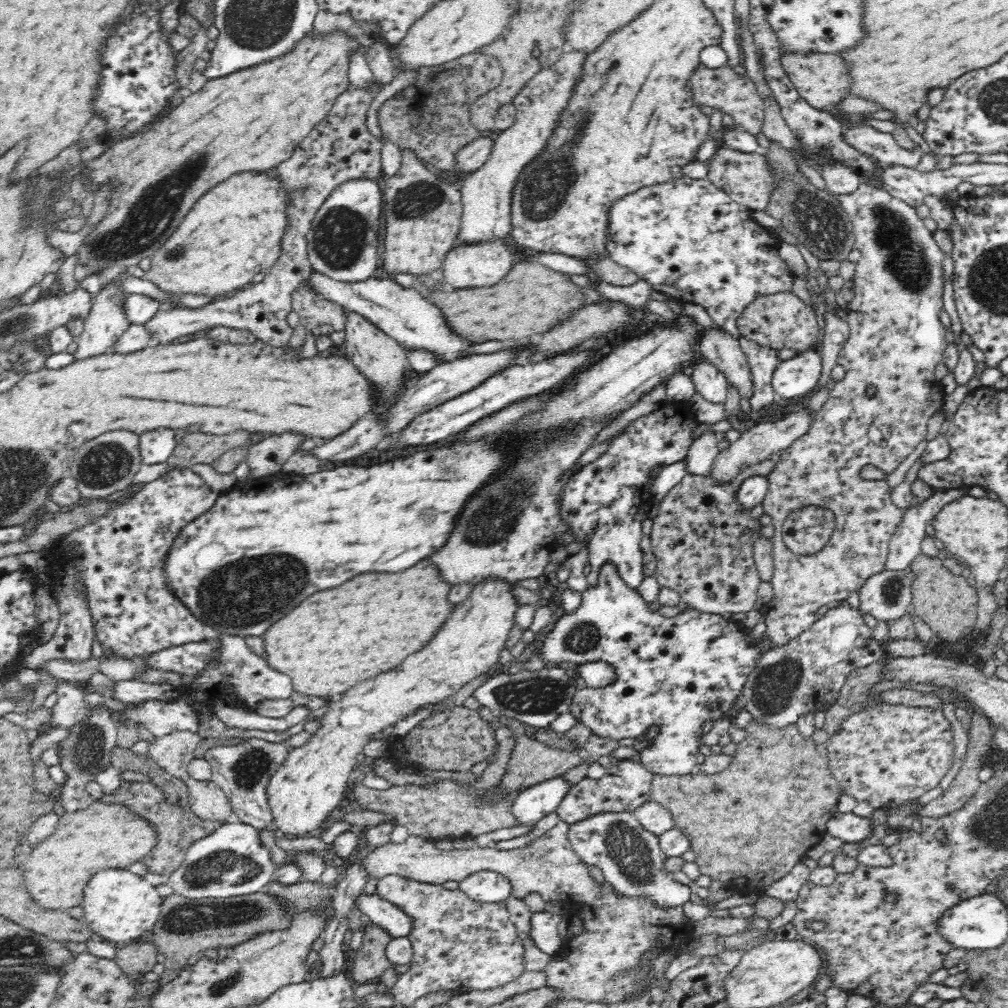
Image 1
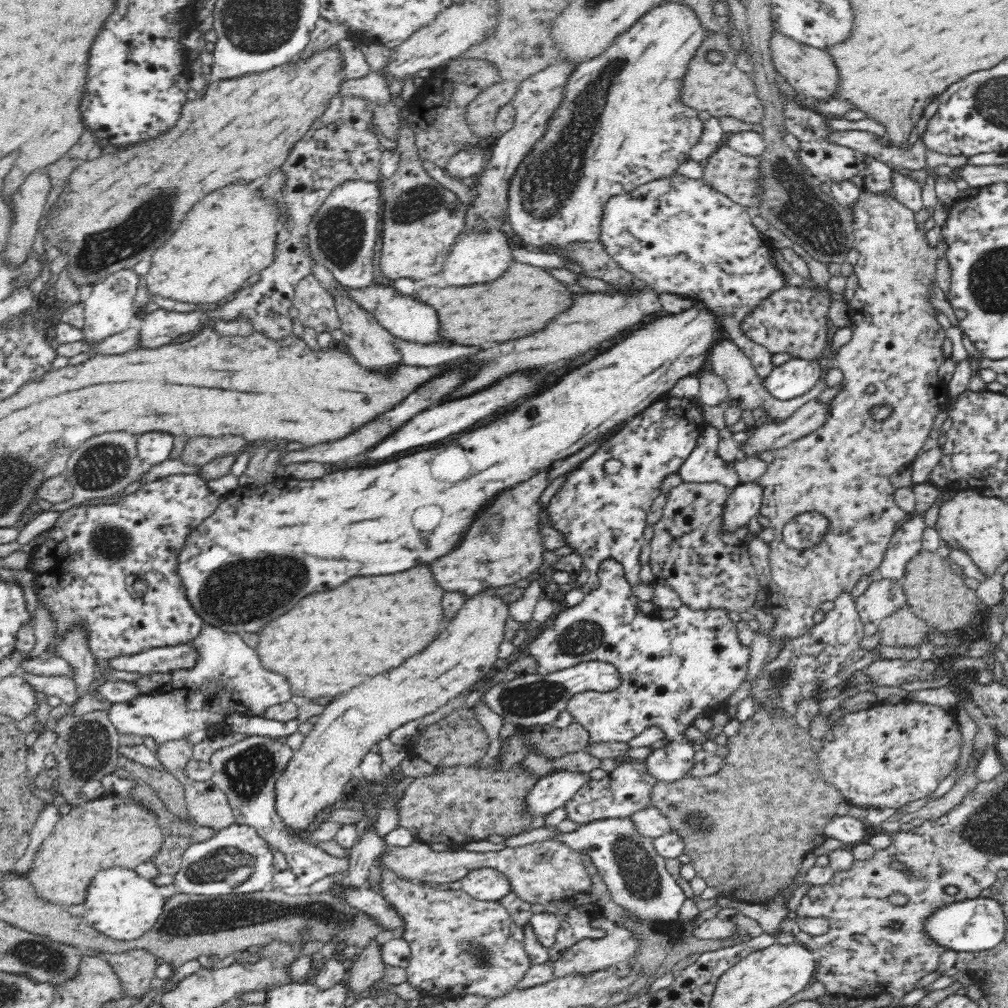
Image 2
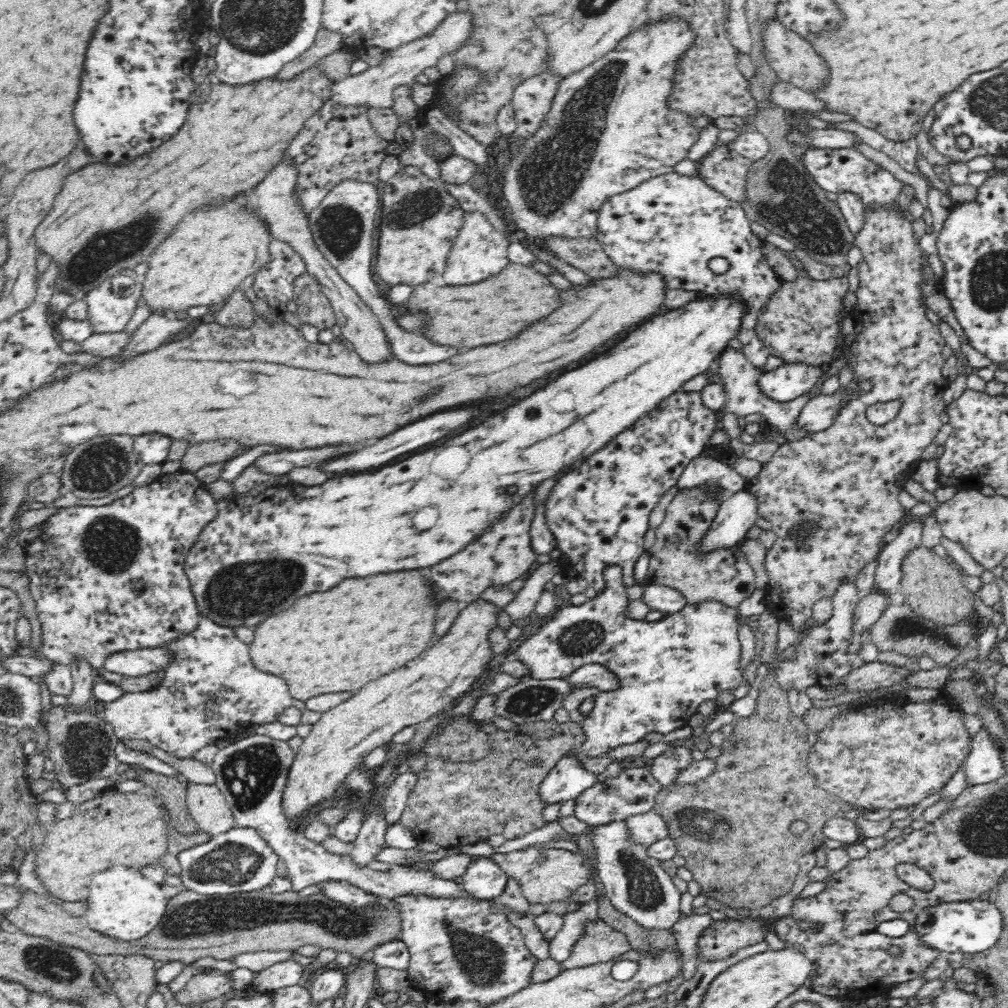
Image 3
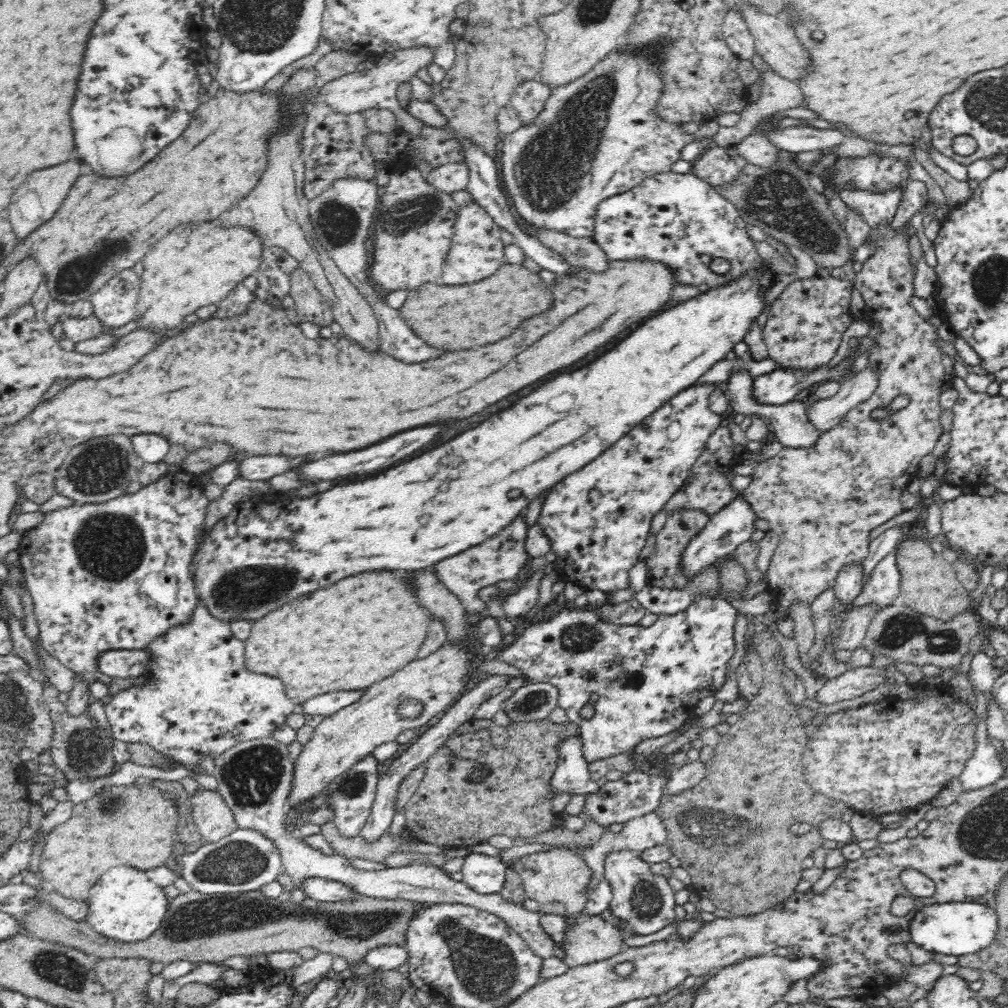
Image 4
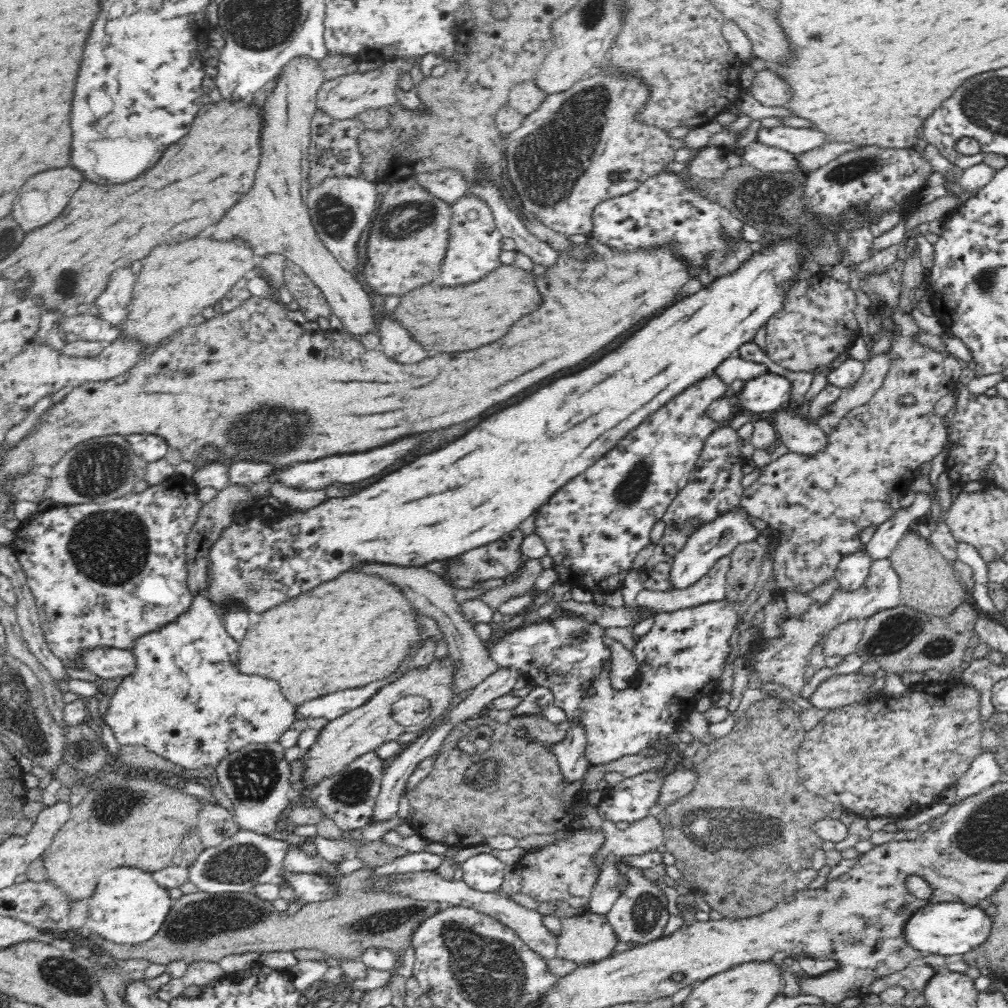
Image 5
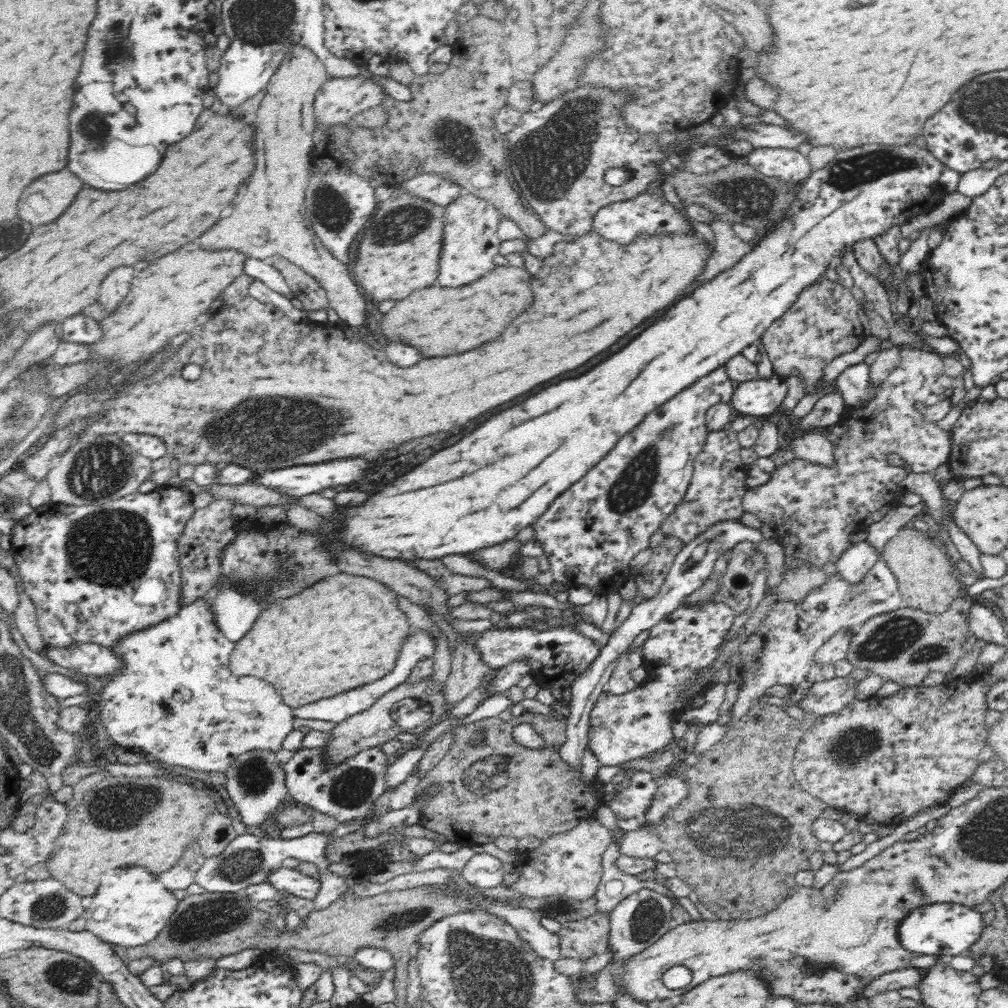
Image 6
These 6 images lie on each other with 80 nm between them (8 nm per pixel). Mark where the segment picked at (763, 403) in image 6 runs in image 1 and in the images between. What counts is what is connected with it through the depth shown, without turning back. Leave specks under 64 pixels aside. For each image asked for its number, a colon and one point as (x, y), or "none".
1: (796, 377)
2: (796, 377)
3: (789, 381)
4: (779, 387)
5: (768, 392)

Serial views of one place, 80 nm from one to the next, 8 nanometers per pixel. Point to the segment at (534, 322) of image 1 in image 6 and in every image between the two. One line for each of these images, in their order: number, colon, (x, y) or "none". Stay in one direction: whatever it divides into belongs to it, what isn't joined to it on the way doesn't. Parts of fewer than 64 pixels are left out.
2: (524, 298)
3: (488, 312)
4: (447, 317)
5: (442, 319)
6: (438, 321)

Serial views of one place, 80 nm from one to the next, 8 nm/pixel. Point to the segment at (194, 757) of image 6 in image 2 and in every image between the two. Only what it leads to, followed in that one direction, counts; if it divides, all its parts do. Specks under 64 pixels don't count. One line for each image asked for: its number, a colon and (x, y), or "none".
2: (228, 677)
3: (211, 692)
4: (196, 699)
5: (186, 701)

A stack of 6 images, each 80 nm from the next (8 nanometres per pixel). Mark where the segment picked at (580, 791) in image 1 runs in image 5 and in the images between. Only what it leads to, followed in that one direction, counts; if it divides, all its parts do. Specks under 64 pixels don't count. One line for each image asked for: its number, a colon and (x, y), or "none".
2: (626, 790)
3: (634, 791)
4: (637, 794)
5: (634, 798)

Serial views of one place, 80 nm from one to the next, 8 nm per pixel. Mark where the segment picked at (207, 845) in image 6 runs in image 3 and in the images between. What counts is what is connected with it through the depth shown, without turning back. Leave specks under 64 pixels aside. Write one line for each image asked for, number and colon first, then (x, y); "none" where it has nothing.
3: (206, 803)
4: (213, 817)
5: (215, 825)

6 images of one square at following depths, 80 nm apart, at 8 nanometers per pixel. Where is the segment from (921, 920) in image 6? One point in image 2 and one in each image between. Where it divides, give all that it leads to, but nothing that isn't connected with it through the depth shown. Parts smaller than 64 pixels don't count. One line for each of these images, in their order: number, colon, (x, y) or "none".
2: (975, 925)
3: (968, 927)
4: (956, 928)
5: (948, 928)

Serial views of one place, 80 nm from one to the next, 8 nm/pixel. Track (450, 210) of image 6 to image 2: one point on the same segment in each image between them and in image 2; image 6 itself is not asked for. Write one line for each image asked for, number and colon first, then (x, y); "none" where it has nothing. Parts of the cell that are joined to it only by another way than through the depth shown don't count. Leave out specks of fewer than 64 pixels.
2: (475, 250)
3: (479, 246)
4: (476, 252)
5: (473, 251)

